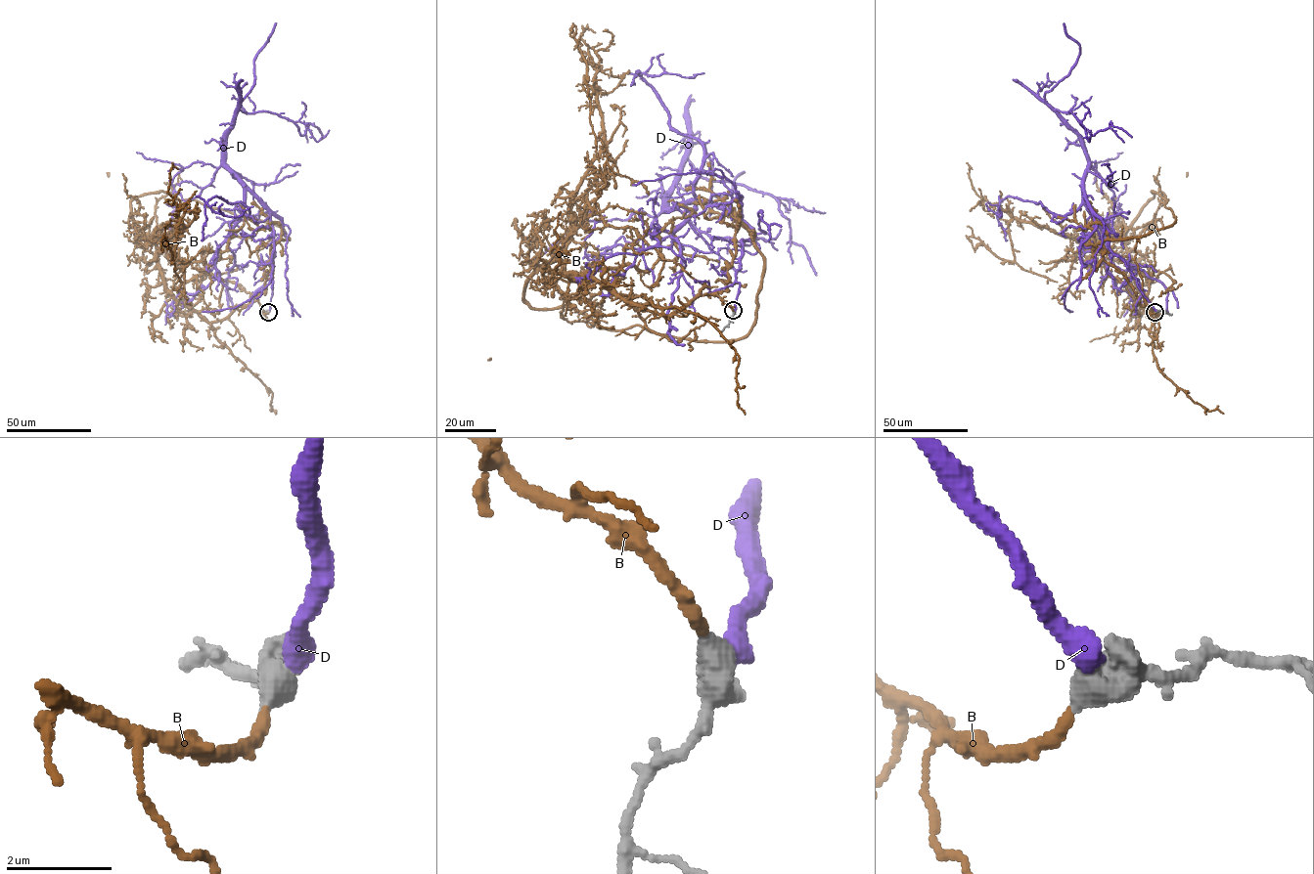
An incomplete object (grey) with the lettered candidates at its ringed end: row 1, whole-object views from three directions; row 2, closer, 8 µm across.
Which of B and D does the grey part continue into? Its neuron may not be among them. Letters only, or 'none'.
B

